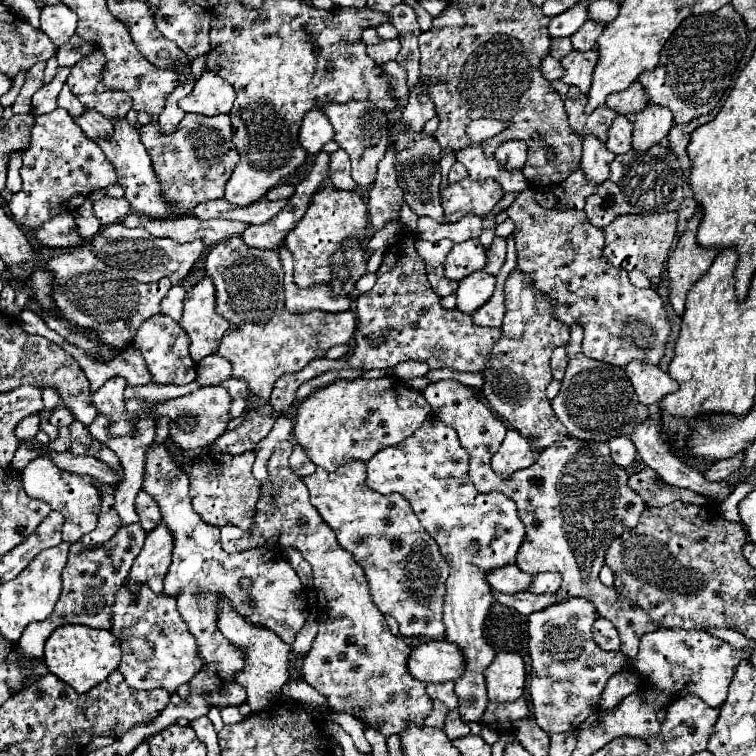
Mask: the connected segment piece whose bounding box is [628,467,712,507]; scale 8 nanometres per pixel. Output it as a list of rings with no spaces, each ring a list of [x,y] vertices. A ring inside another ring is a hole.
[[[642,469],[638,473],[634,473],[628,479],[630,489],[634,489],[642,501],[648,507],[664,507],[672,501],[682,501],[682,503],[692,503],[692,505],[708,505],[712,503],[710,499],[690,491],[690,489],[680,489],[680,487],[670,487],[668,483],[662,483],[658,479],[658,475],[652,469]]]

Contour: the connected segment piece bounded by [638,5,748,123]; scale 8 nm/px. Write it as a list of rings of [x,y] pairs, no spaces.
[[[726,5],[712,15],[690,15],[666,41],[658,67],[642,73],[638,81],[650,103],[668,107],[674,113],[674,123],[688,123],[696,117],[712,113],[718,107],[746,47],[748,29],[732,5]]]

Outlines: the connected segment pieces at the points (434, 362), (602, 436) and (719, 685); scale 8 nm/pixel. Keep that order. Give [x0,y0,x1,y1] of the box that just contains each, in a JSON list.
[[344,235,500,373],[552,327,648,441],[626,629,750,707]]

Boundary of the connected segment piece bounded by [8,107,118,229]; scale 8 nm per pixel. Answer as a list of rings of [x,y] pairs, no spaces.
[[[60,107],[48,115],[36,115],[30,147],[22,153],[22,159],[24,165],[20,169],[20,177],[24,187],[8,201],[8,209],[16,223],[30,229],[42,227],[44,221],[60,213],[72,213],[96,187],[118,183],[114,167],[106,161],[102,149],[90,141],[66,109]]]

